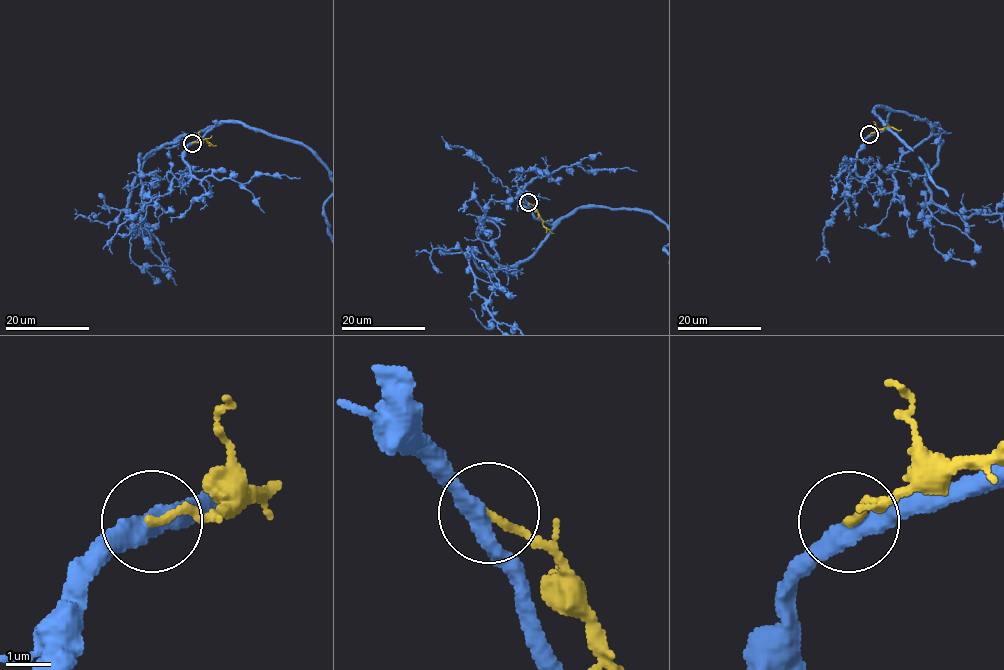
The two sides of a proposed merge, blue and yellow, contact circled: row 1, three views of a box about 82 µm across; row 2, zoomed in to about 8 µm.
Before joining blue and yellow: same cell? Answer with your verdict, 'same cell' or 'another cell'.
another cell

